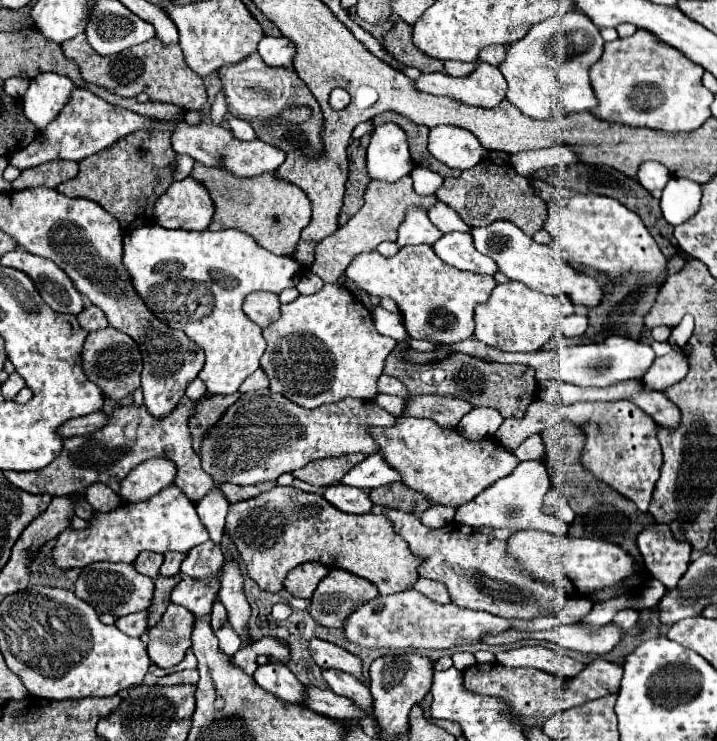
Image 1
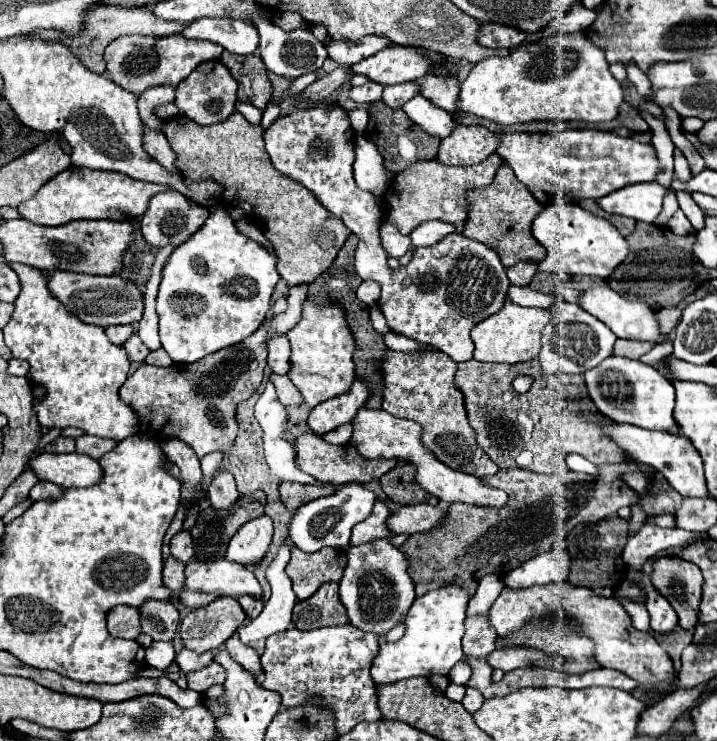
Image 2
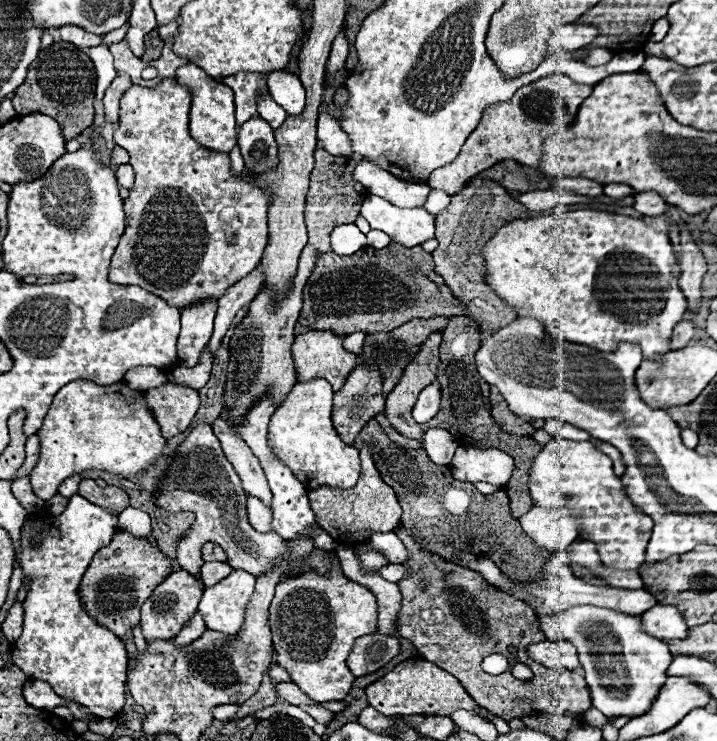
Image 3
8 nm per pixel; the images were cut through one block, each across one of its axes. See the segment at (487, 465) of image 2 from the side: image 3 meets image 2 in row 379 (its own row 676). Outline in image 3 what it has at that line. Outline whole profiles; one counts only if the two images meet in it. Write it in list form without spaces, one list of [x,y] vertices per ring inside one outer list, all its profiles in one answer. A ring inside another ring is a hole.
[[[410,658],[396,668],[392,668],[386,676],[366,686],[366,698],[370,706],[382,714],[440,714],[448,716],[454,710],[470,710],[476,712],[476,702],[468,696],[462,684],[440,666],[424,660],[424,658]]]

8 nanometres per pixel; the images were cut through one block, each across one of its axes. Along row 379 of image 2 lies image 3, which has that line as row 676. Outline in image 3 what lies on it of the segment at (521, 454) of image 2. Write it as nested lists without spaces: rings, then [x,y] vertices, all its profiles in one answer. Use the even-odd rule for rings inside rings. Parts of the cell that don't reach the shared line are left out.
[[[398,524],[394,532],[408,550],[404,568],[410,570],[410,576],[396,582],[402,592],[402,606],[396,620],[398,636],[410,640],[426,660],[454,674],[478,706],[506,722],[534,712],[564,714],[590,708],[590,694],[582,674],[548,670],[526,654],[526,648],[532,642],[544,640],[536,614],[526,602],[490,586],[480,572],[456,566],[436,552],[422,548],[414,528]],[[490,654],[504,654],[510,666],[516,662],[526,664],[534,676],[530,680],[516,680],[510,668],[498,676],[486,674],[482,670],[482,660]]]

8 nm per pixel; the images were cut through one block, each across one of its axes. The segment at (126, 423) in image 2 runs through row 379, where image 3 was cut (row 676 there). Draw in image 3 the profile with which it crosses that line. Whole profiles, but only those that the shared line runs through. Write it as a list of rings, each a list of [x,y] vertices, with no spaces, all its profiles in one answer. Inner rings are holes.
[[[74,494],[64,512],[60,516],[52,516],[45,509],[35,515],[36,525],[25,523],[20,530],[20,566],[22,566],[22,583],[30,583],[25,601],[23,628],[20,638],[12,642],[12,656],[16,666],[32,680],[42,680],[52,686],[56,694],[60,694],[66,700],[80,702],[92,710],[98,718],[114,718],[122,712],[122,706],[126,702],[126,648],[120,638],[116,638],[110,630],[96,624],[84,610],[80,596],[78,596],[78,584],[82,574],[86,572],[92,556],[96,550],[108,544],[112,540],[116,528],[118,528],[118,516],[106,512],[104,508],[88,502],[80,494]],[[32,538],[38,538],[38,544],[34,546]]]

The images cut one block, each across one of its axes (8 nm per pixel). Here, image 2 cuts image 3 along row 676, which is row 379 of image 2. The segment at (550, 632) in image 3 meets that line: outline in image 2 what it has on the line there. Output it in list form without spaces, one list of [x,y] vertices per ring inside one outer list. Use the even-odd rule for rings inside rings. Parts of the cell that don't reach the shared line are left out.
[[[608,356],[604,362],[600,362],[600,366],[588,370],[584,374],[584,380],[598,412],[610,418],[612,422],[678,434],[676,422],[672,420],[674,388],[666,378],[662,378],[662,374],[656,368],[646,366],[640,360]]]

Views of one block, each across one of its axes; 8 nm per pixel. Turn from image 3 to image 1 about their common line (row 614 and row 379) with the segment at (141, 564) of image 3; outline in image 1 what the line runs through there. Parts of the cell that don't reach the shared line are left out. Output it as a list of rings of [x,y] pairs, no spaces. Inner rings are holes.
[[[112,326],[88,334],[82,352],[82,366],[86,376],[92,382],[96,382],[102,388],[104,396],[108,396],[116,404],[122,402],[140,386],[140,372],[142,372],[140,350],[136,348],[136,342],[132,338],[128,338],[126,334],[118,332]]]

